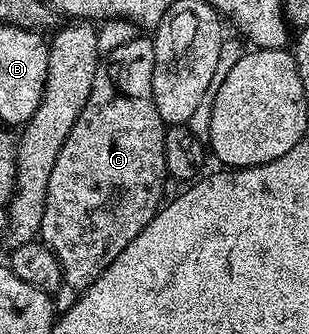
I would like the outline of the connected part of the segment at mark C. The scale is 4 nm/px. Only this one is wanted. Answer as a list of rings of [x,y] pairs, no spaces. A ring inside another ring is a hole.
[[[139,35],[131,43],[123,43],[123,47],[117,47],[115,51],[102,56],[95,71],[95,83],[91,83],[91,95],[87,99],[87,107],[83,107],[79,119],[75,119],[75,127],[71,127],[71,135],[67,135],[67,143],[63,143],[63,151],[59,151],[59,159],[55,159],[51,180],[47,183],[47,203],[43,207],[39,237],[44,245],[57,256],[61,264],[61,285],[55,294],[56,308],[61,311],[70,309],[81,293],[87,291],[87,287],[91,287],[91,283],[95,283],[95,279],[99,279],[103,271],[109,270],[111,263],[115,263],[115,259],[127,247],[127,243],[131,243],[131,239],[135,239],[135,235],[139,235],[139,231],[143,231],[143,227],[151,223],[151,219],[163,204],[161,196],[165,193],[165,181],[167,182],[163,143],[167,126],[151,100],[151,74],[157,68],[157,46],[150,38],[148,41],[145,37],[148,36]]]

